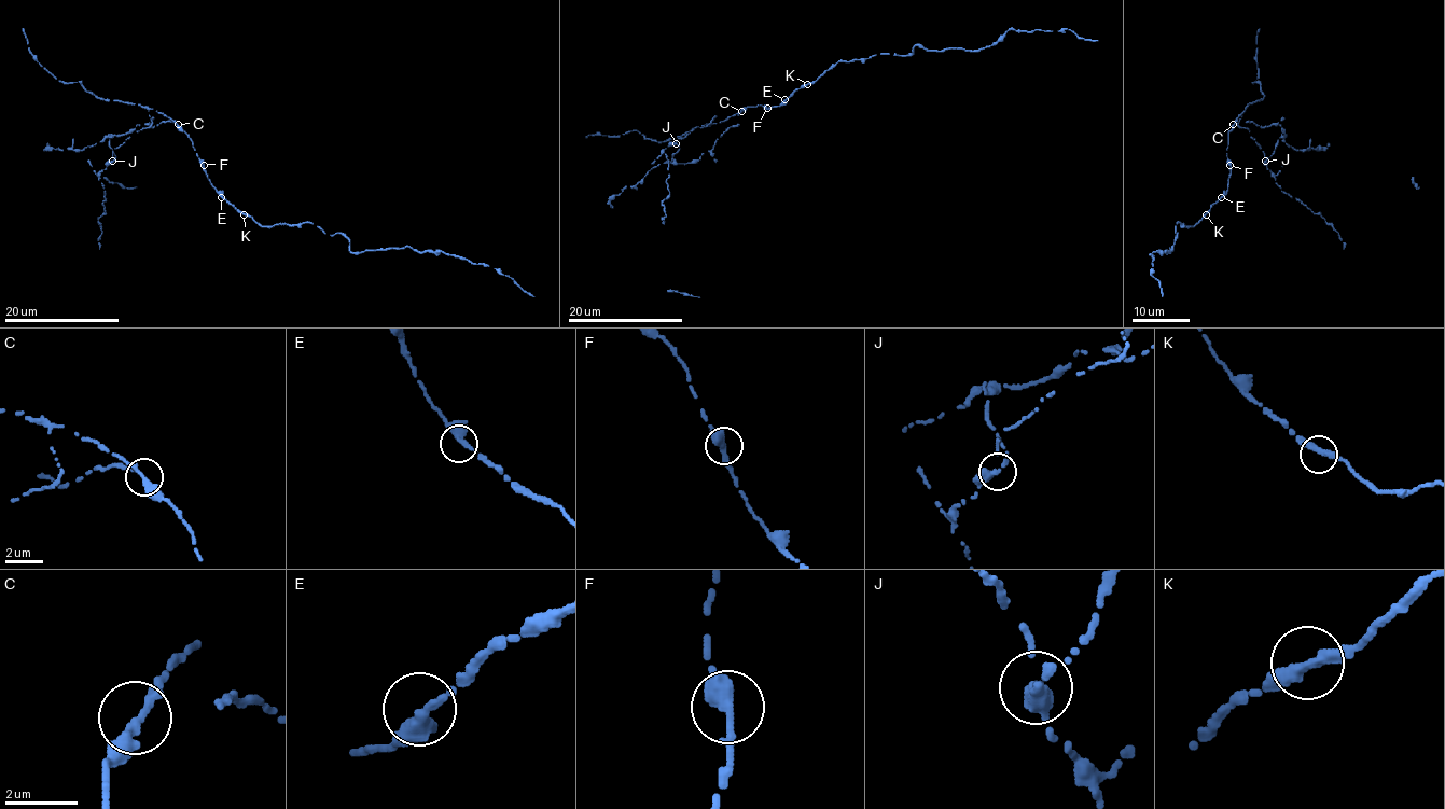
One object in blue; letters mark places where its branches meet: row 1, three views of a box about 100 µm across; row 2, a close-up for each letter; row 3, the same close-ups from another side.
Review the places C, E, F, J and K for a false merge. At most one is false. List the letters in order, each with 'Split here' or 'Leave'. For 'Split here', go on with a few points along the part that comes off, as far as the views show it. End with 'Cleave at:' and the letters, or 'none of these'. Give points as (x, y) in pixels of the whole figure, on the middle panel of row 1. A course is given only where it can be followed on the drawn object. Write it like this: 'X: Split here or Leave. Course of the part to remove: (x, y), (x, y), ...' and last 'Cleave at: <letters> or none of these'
C: Leave
E: Leave
F: Leave
J: Split here
K: Leave
Cleave at: J

